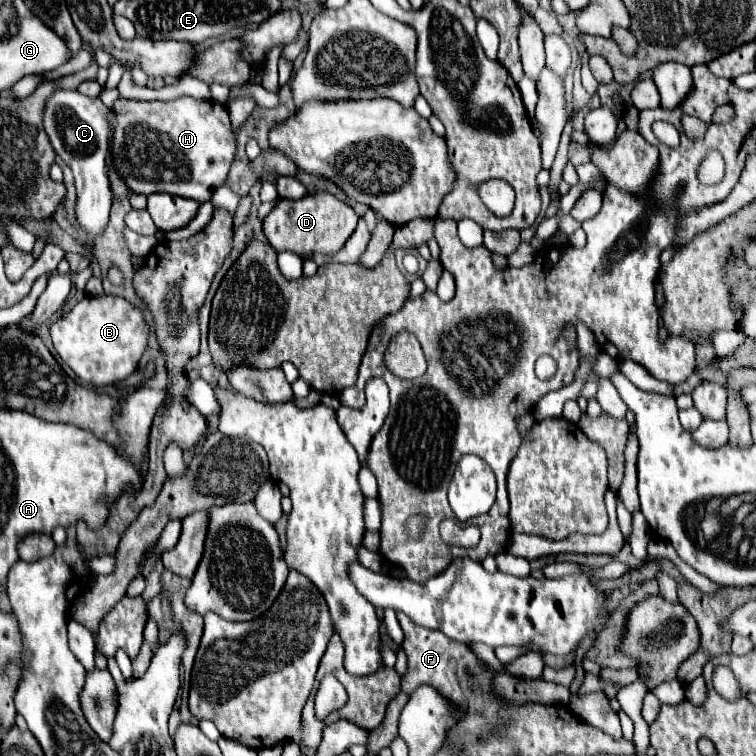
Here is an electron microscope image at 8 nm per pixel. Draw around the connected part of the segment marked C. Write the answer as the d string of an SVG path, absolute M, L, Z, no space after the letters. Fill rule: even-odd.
M56 91L48 99L46 113L44 113L44 129L50 137L50 143L74 173L76 221L80 229L92 237L100 237L104 233L112 207L112 191L104 165L106 141L110 135L106 115L108 115L108 107L104 107L100 97L86 97L78 91Z

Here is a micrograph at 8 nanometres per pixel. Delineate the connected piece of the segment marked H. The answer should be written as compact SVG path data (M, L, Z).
M184 95L172 101L118 99L114 111L114 159L130 193L170 193L210 201L212 191L226 181L236 141L224 105Z

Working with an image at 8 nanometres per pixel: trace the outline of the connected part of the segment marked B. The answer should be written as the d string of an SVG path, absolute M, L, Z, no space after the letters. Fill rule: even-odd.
M106 295L102 299L84 297L72 311L50 323L50 335L56 353L62 361L86 383L96 387L112 385L136 371L146 349L148 327L142 313L120 297Z

